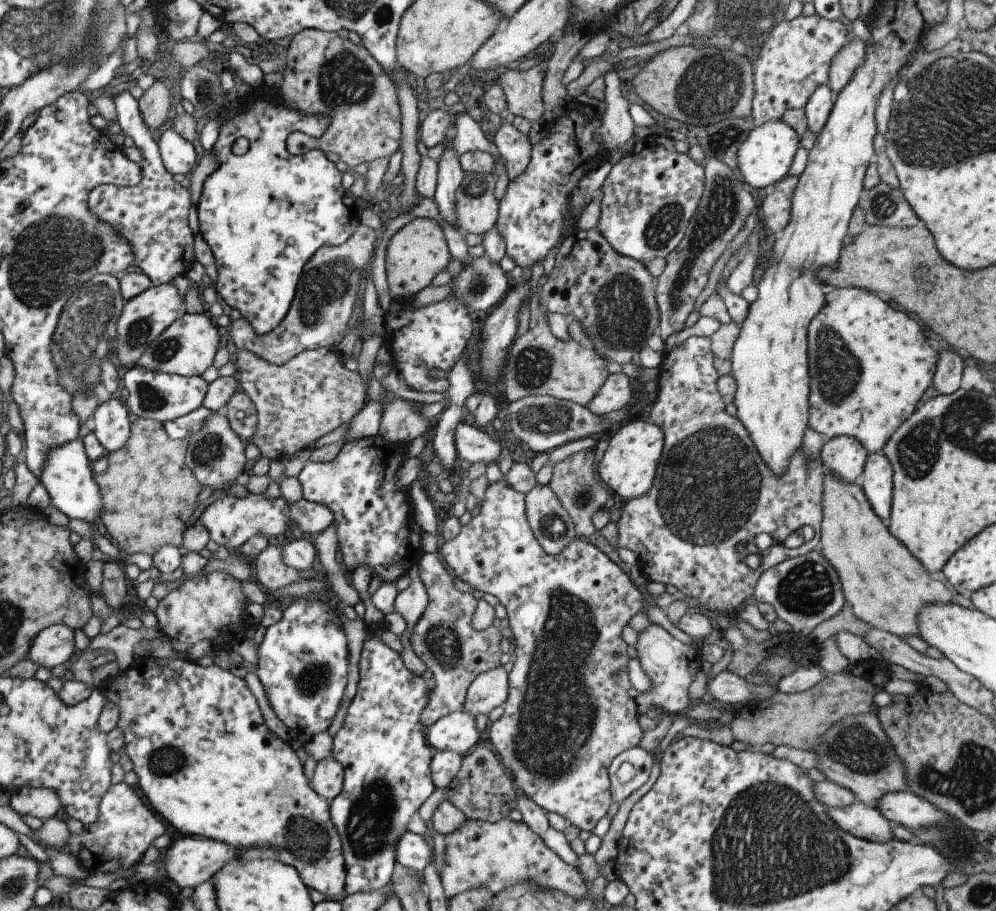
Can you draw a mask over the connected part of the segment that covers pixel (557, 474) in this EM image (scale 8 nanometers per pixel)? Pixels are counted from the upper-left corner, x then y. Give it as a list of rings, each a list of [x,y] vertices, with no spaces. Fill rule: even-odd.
[[[585,449],[569,455],[562,461],[555,463],[552,468],[552,477],[549,488],[559,500],[561,506],[567,512],[574,526],[576,536],[591,536],[596,532],[592,523],[592,516],[600,509],[611,495],[610,491],[595,477],[593,449]]]

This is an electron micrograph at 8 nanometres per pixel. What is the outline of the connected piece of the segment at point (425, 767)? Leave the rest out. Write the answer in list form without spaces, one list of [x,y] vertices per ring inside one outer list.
[[[381,623],[375,629],[366,627],[367,634],[358,663],[357,688],[331,744],[331,755],[343,769],[343,786],[341,792],[329,801],[329,820],[341,841],[345,868],[343,890],[347,894],[375,892],[389,886],[397,869],[395,844],[401,834],[407,831],[407,822],[416,817],[419,806],[435,789],[429,776],[429,762],[434,752],[427,746],[425,731],[419,722],[419,712],[427,704],[429,694],[425,685],[426,676],[409,672],[403,666],[399,653],[387,648],[379,640],[377,628],[383,630],[385,626]]]

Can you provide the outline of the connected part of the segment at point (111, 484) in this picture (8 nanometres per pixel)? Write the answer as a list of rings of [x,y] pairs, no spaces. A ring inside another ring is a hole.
[[[132,418],[129,436],[122,449],[106,454],[107,469],[102,474],[93,475],[93,480],[99,488],[103,510],[99,514],[101,530],[111,536],[113,545],[123,555],[132,556],[142,552],[153,556],[161,546],[168,544],[182,549],[183,532],[187,530],[187,521],[192,516],[197,505],[197,494],[203,486],[195,480],[191,470],[185,466],[184,456],[187,439],[172,439],[167,436],[161,422],[145,418]]]

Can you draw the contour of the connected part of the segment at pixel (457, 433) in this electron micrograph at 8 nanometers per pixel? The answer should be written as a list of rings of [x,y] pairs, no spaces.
[[[459,420],[453,431],[454,449],[457,458],[467,460],[470,464],[481,462],[485,466],[497,463],[501,447],[489,434],[477,430],[471,421]]]

